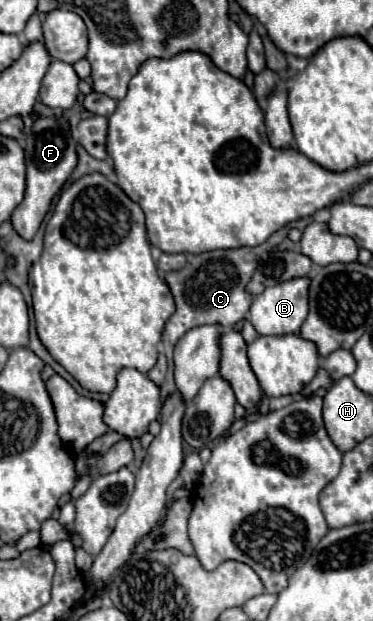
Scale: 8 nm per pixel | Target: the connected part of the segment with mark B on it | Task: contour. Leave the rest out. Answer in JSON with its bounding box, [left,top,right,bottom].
[248,277,308,335]

